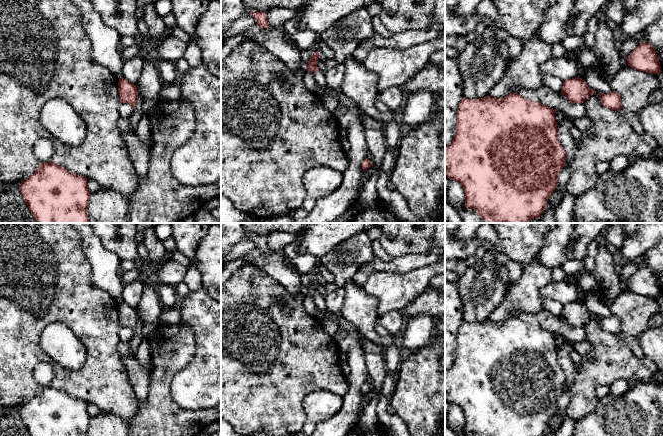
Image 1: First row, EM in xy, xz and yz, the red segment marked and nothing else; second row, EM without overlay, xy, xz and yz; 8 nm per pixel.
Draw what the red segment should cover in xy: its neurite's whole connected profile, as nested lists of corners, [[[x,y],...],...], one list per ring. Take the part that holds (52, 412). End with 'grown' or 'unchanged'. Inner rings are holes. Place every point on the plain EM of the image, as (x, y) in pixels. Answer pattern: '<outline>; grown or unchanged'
[[[54,385],[40,387],[28,403],[21,406],[20,415],[30,436],[87,436],[91,416],[87,402],[69,396]]]; unchanged

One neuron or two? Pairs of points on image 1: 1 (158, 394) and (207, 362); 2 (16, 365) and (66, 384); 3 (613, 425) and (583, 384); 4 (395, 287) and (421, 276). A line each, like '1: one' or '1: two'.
1: two
2: one
3: two
4: one

